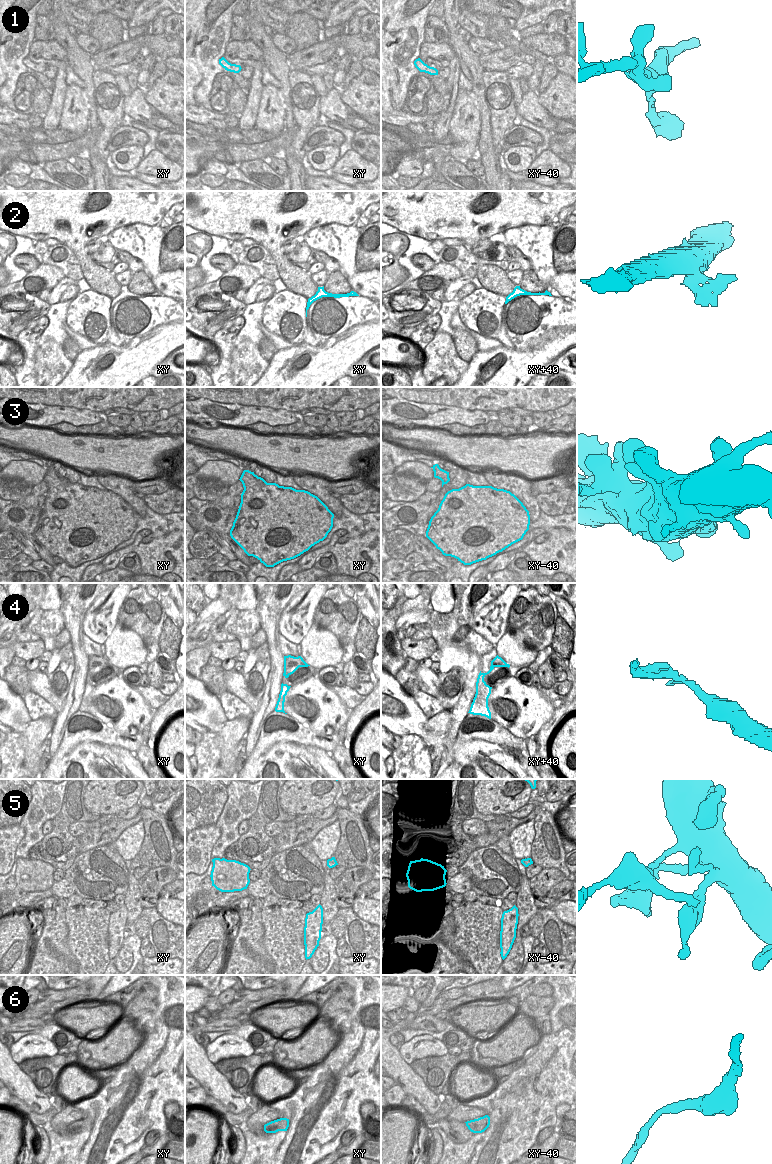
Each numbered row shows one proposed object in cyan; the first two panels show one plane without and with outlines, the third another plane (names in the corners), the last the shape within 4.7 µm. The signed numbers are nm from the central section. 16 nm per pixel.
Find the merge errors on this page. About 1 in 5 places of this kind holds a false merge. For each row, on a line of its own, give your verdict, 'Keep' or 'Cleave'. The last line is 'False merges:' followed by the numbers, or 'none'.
1: Keep
2: Keep
3: Keep
4: Keep
5: Cleave
6: Keep
False merges: 5.

